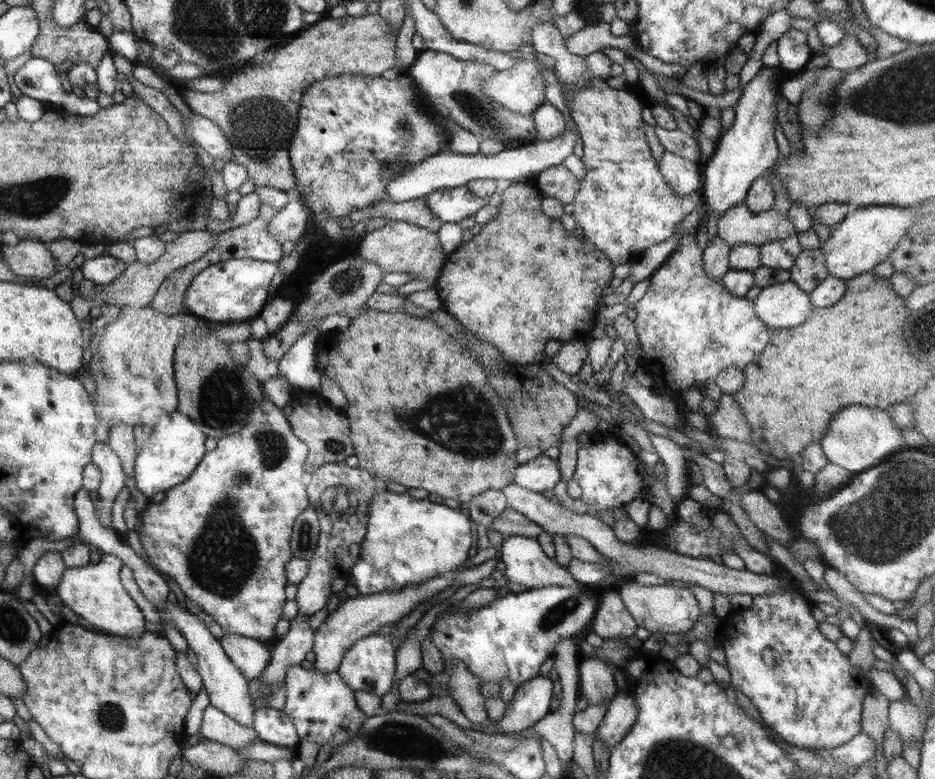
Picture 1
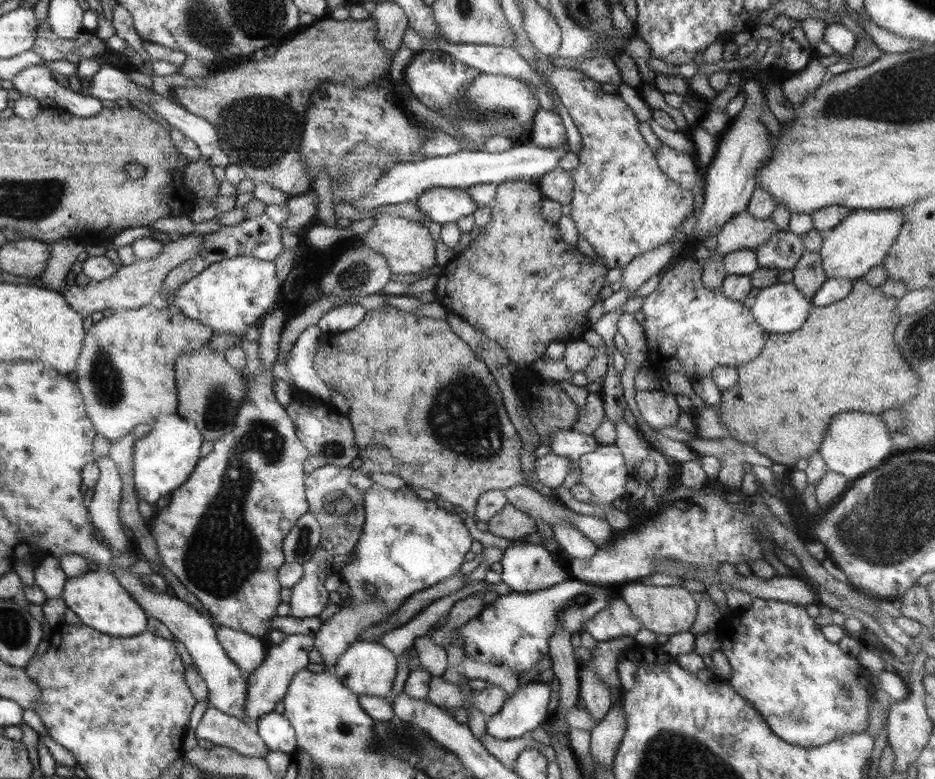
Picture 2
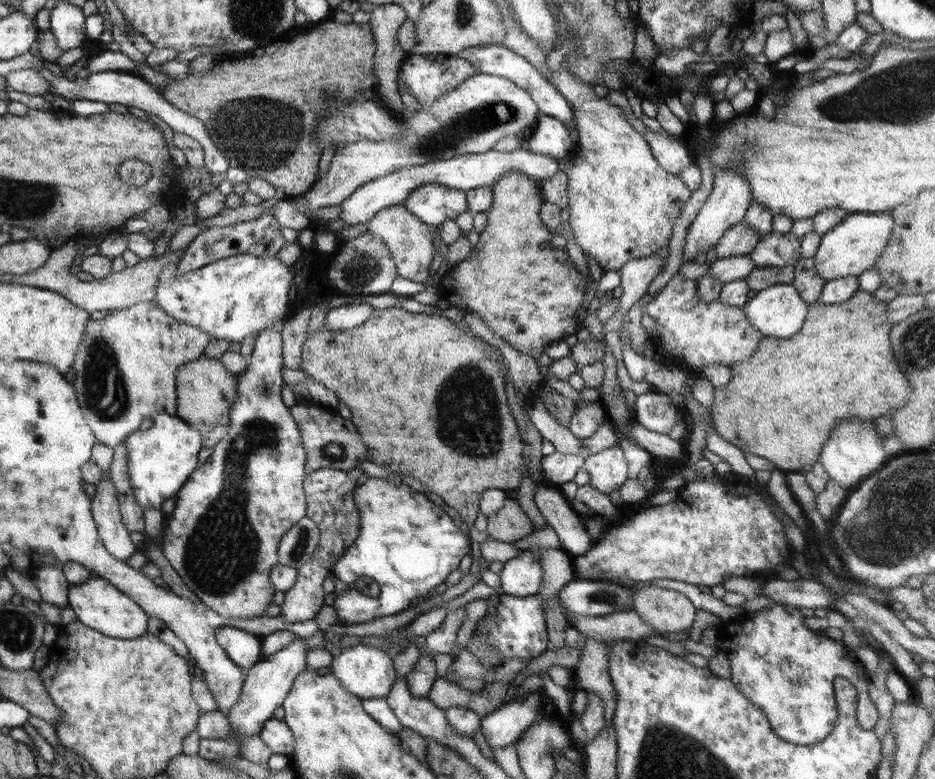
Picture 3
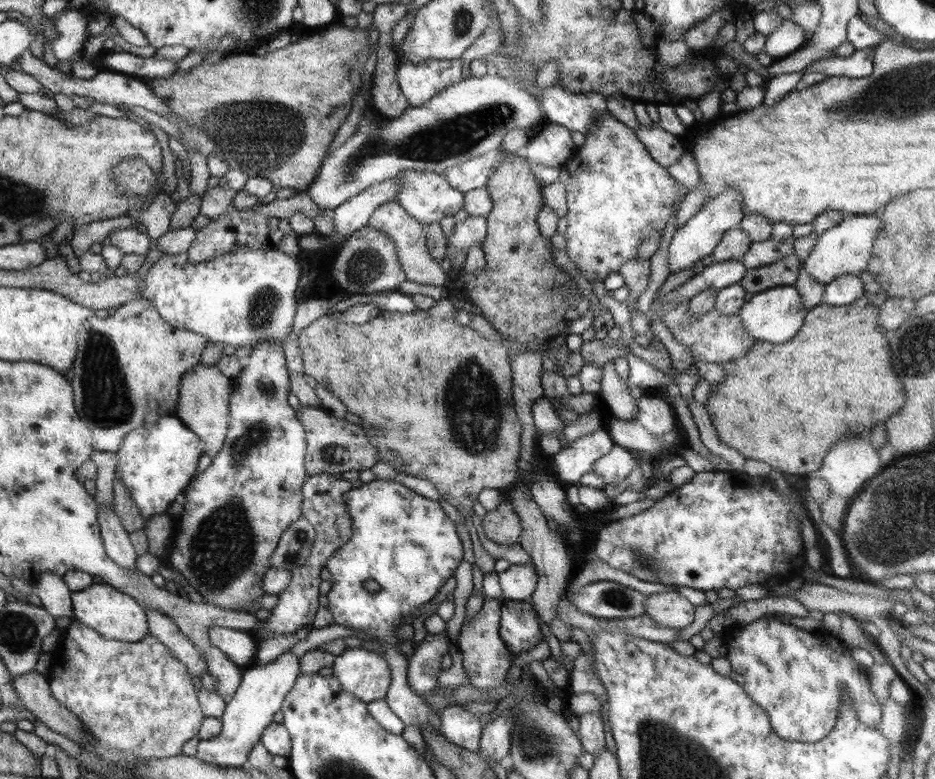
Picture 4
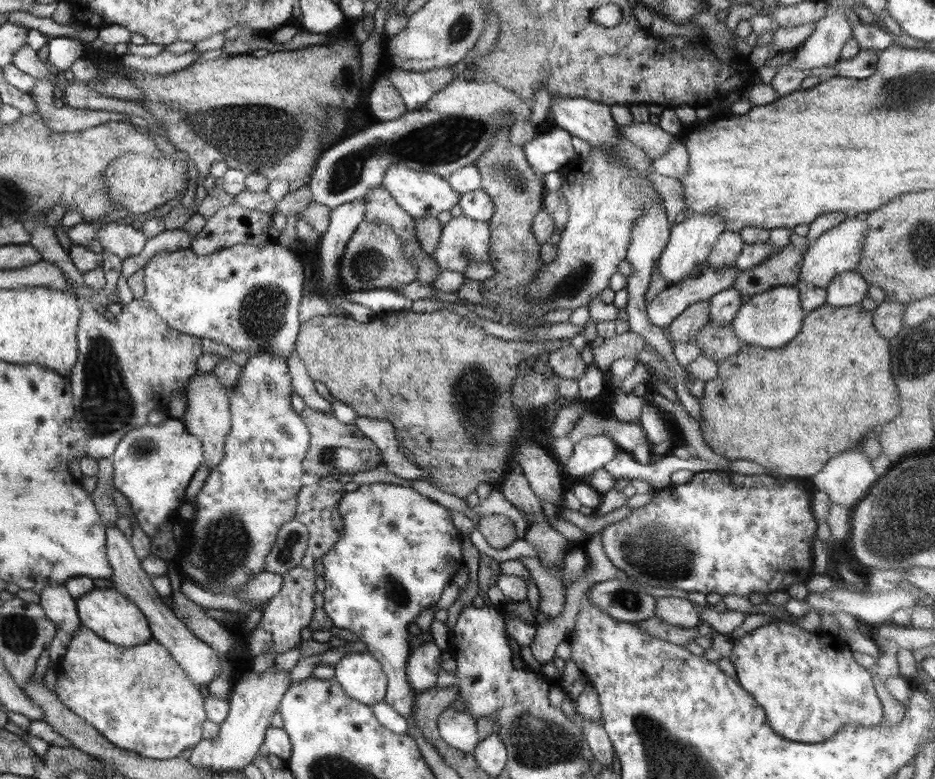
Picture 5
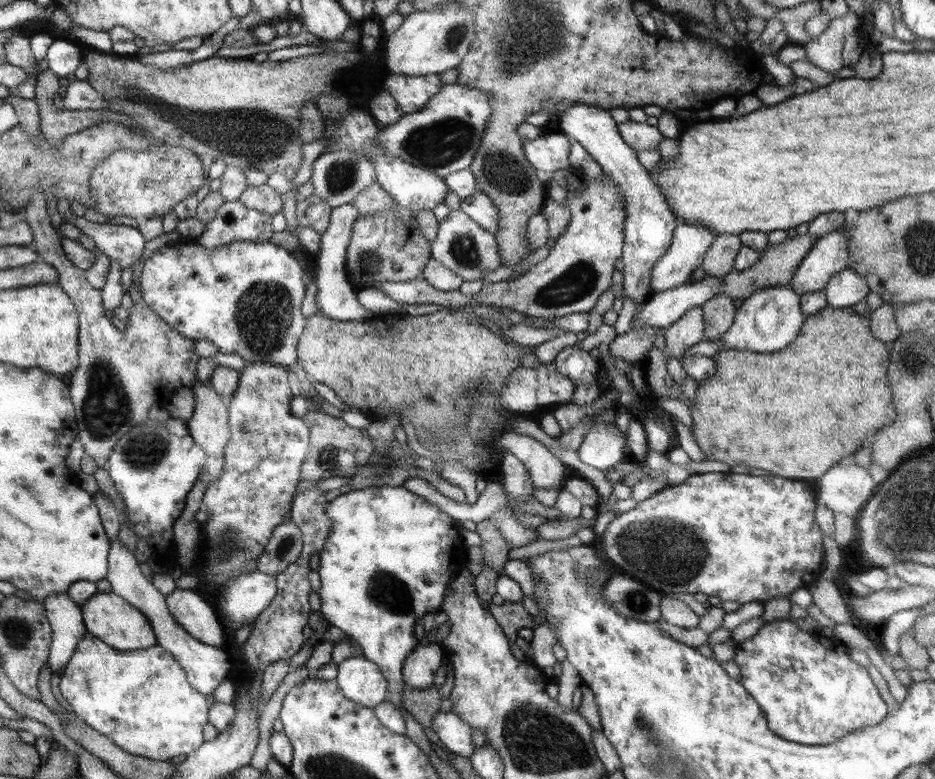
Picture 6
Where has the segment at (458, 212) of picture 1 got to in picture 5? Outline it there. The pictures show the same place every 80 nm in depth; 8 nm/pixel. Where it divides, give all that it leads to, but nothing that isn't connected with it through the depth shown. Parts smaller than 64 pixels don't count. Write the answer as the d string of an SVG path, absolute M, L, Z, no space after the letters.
M393 164L385 170L381 186L415 219L426 218L427 216L436 217L440 212L450 211L453 206L459 203L461 197L461 194L458 194L450 186L450 183L440 172L420 172L401 164Z

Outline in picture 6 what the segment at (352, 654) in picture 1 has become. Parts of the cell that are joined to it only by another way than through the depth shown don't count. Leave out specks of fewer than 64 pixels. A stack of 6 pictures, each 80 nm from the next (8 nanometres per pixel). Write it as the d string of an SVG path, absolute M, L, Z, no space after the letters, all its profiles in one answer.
M363 654L338 664L335 681L346 698L371 709L386 702L389 696L387 680L380 667Z

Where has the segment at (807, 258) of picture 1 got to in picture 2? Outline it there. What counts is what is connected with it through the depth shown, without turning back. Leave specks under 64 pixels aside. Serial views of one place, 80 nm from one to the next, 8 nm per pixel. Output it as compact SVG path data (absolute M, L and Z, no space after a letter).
M805 250L791 271L793 272L792 283L809 299L827 279L821 256L816 251Z

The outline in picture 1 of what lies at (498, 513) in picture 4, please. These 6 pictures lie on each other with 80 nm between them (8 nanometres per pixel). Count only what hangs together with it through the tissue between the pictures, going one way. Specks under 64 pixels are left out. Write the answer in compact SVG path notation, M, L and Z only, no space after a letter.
M506 507L500 516L495 518L491 527L504 536L525 536L537 539L542 534L543 528L532 522L527 516L513 508Z

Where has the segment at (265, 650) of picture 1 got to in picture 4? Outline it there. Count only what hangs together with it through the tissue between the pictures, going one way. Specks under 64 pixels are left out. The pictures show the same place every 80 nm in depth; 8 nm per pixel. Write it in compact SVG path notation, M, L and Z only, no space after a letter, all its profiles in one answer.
M213 626L209 629L210 640L237 665L254 664L257 655L257 642L253 634L244 631Z

